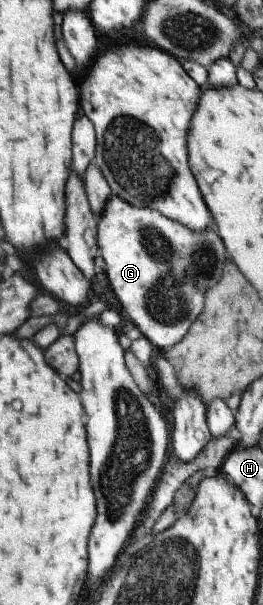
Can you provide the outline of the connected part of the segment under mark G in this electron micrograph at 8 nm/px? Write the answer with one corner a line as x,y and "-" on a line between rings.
118,195
107,198
101,216
96,219
96,245
98,255
105,262
104,273
110,288
123,312
153,347
160,352
177,344
189,330
191,322
203,310
203,294
219,282
223,270
223,244
217,238
215,228
193,232
175,220
151,210
147,206
136,207
121,200

